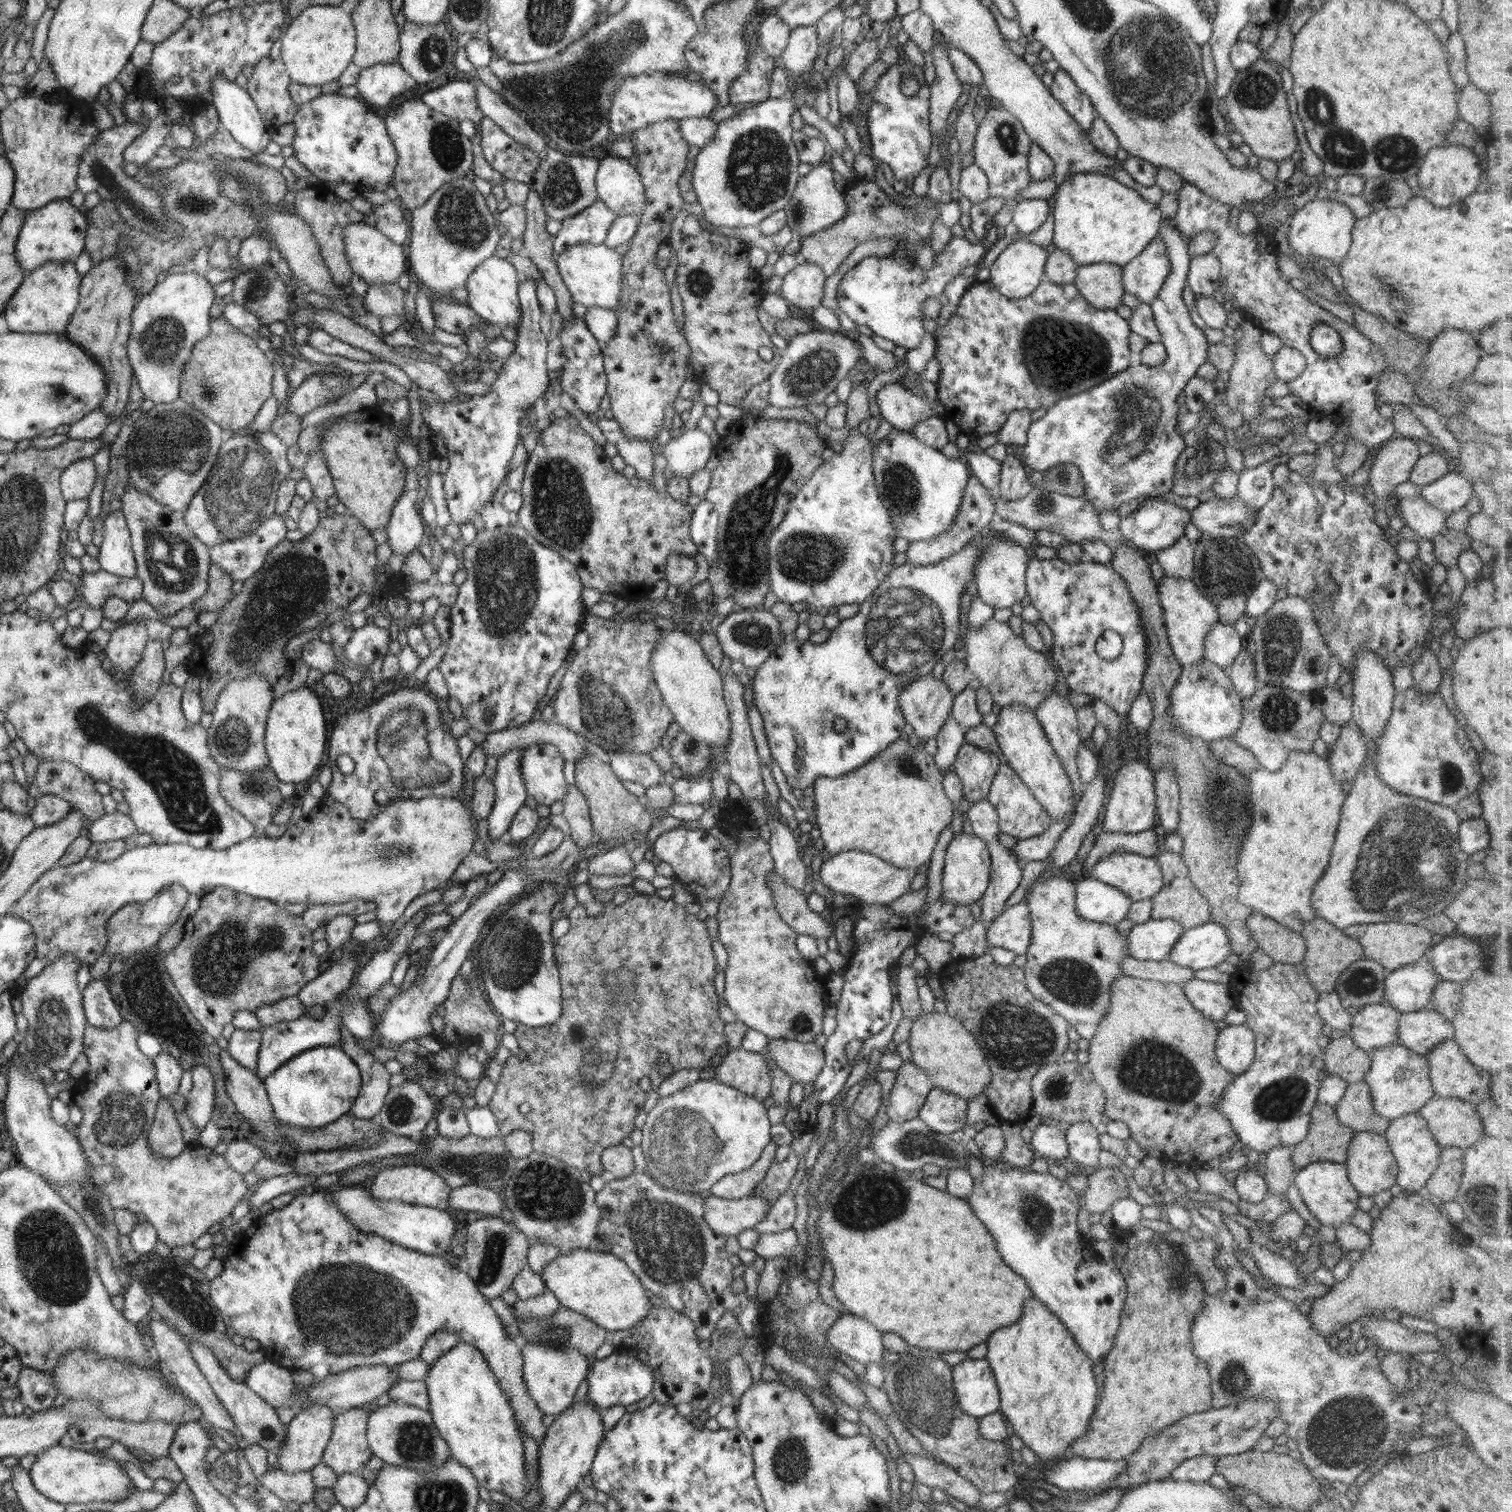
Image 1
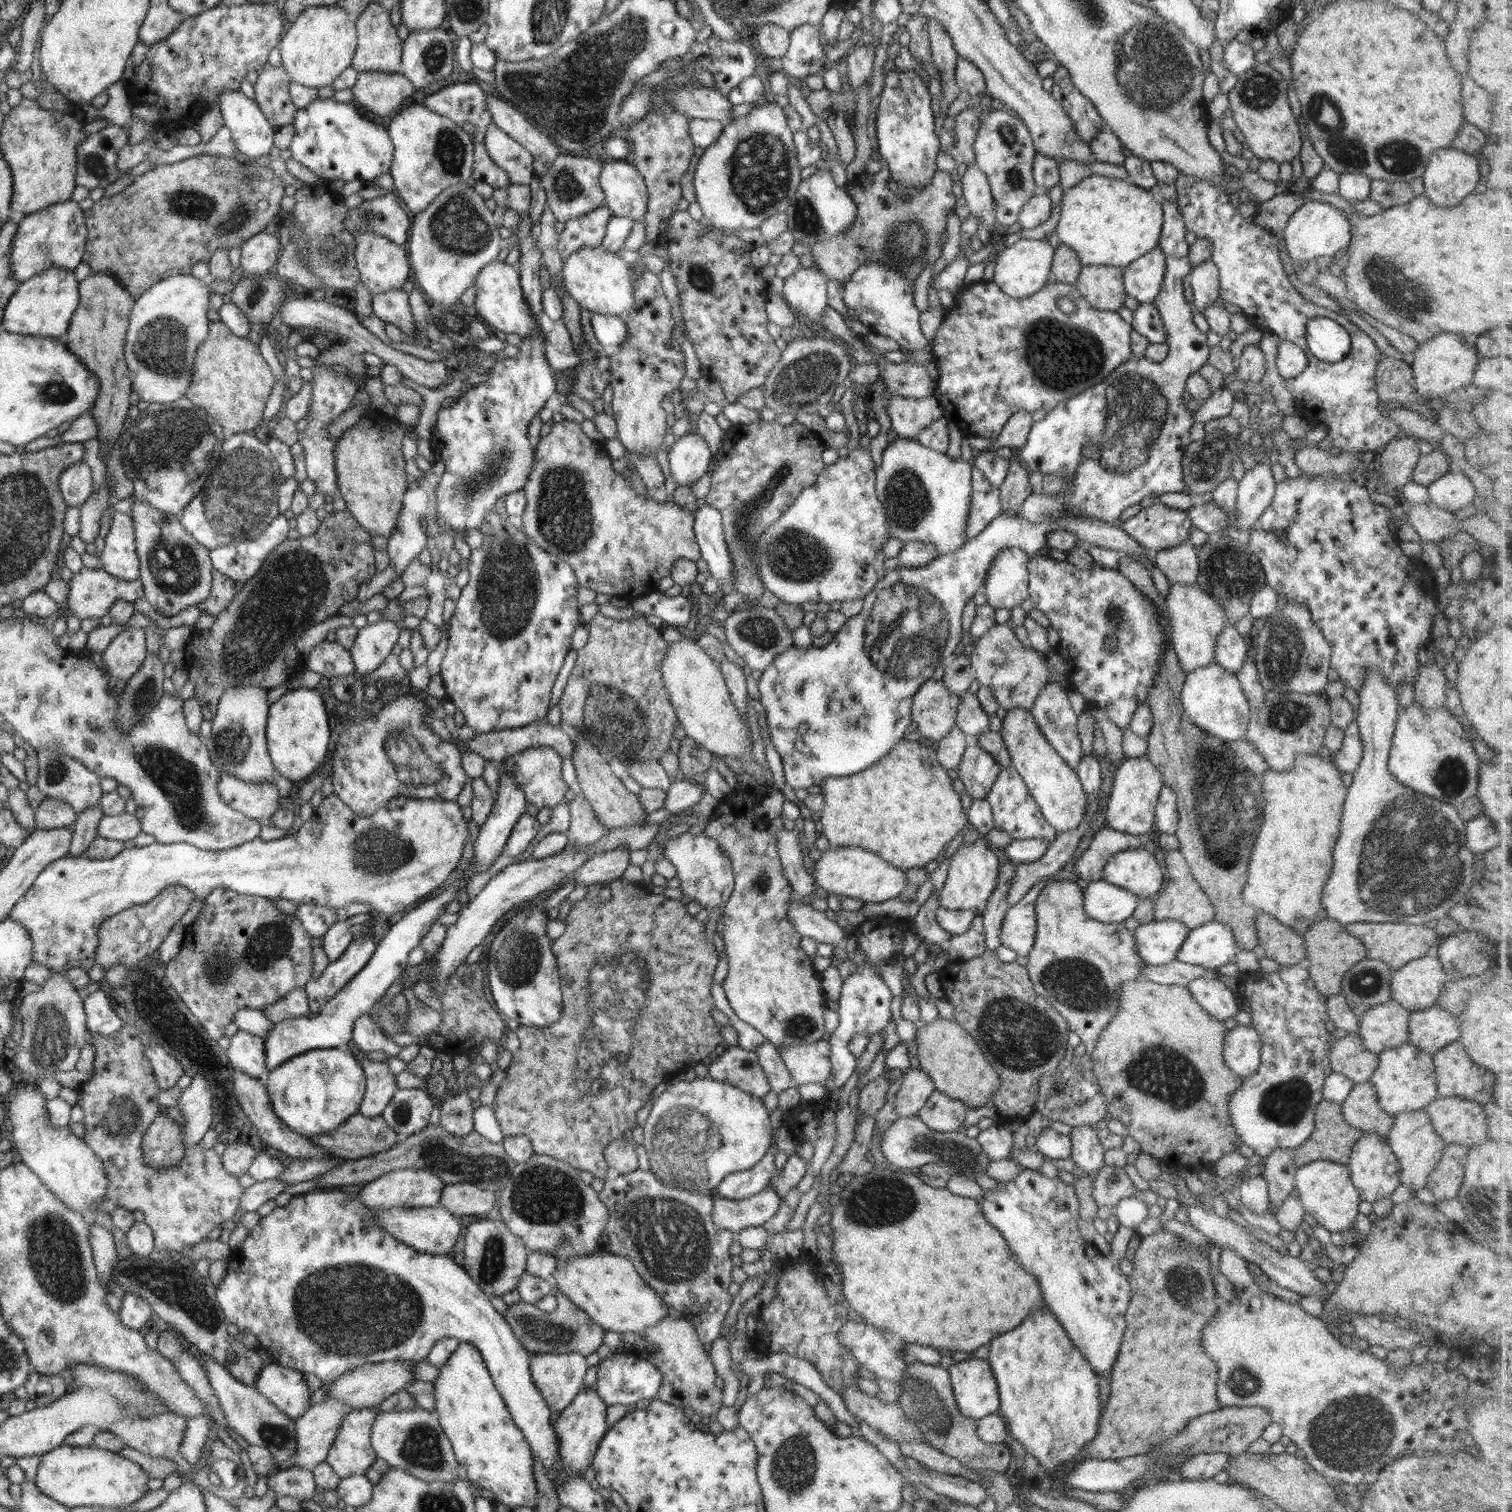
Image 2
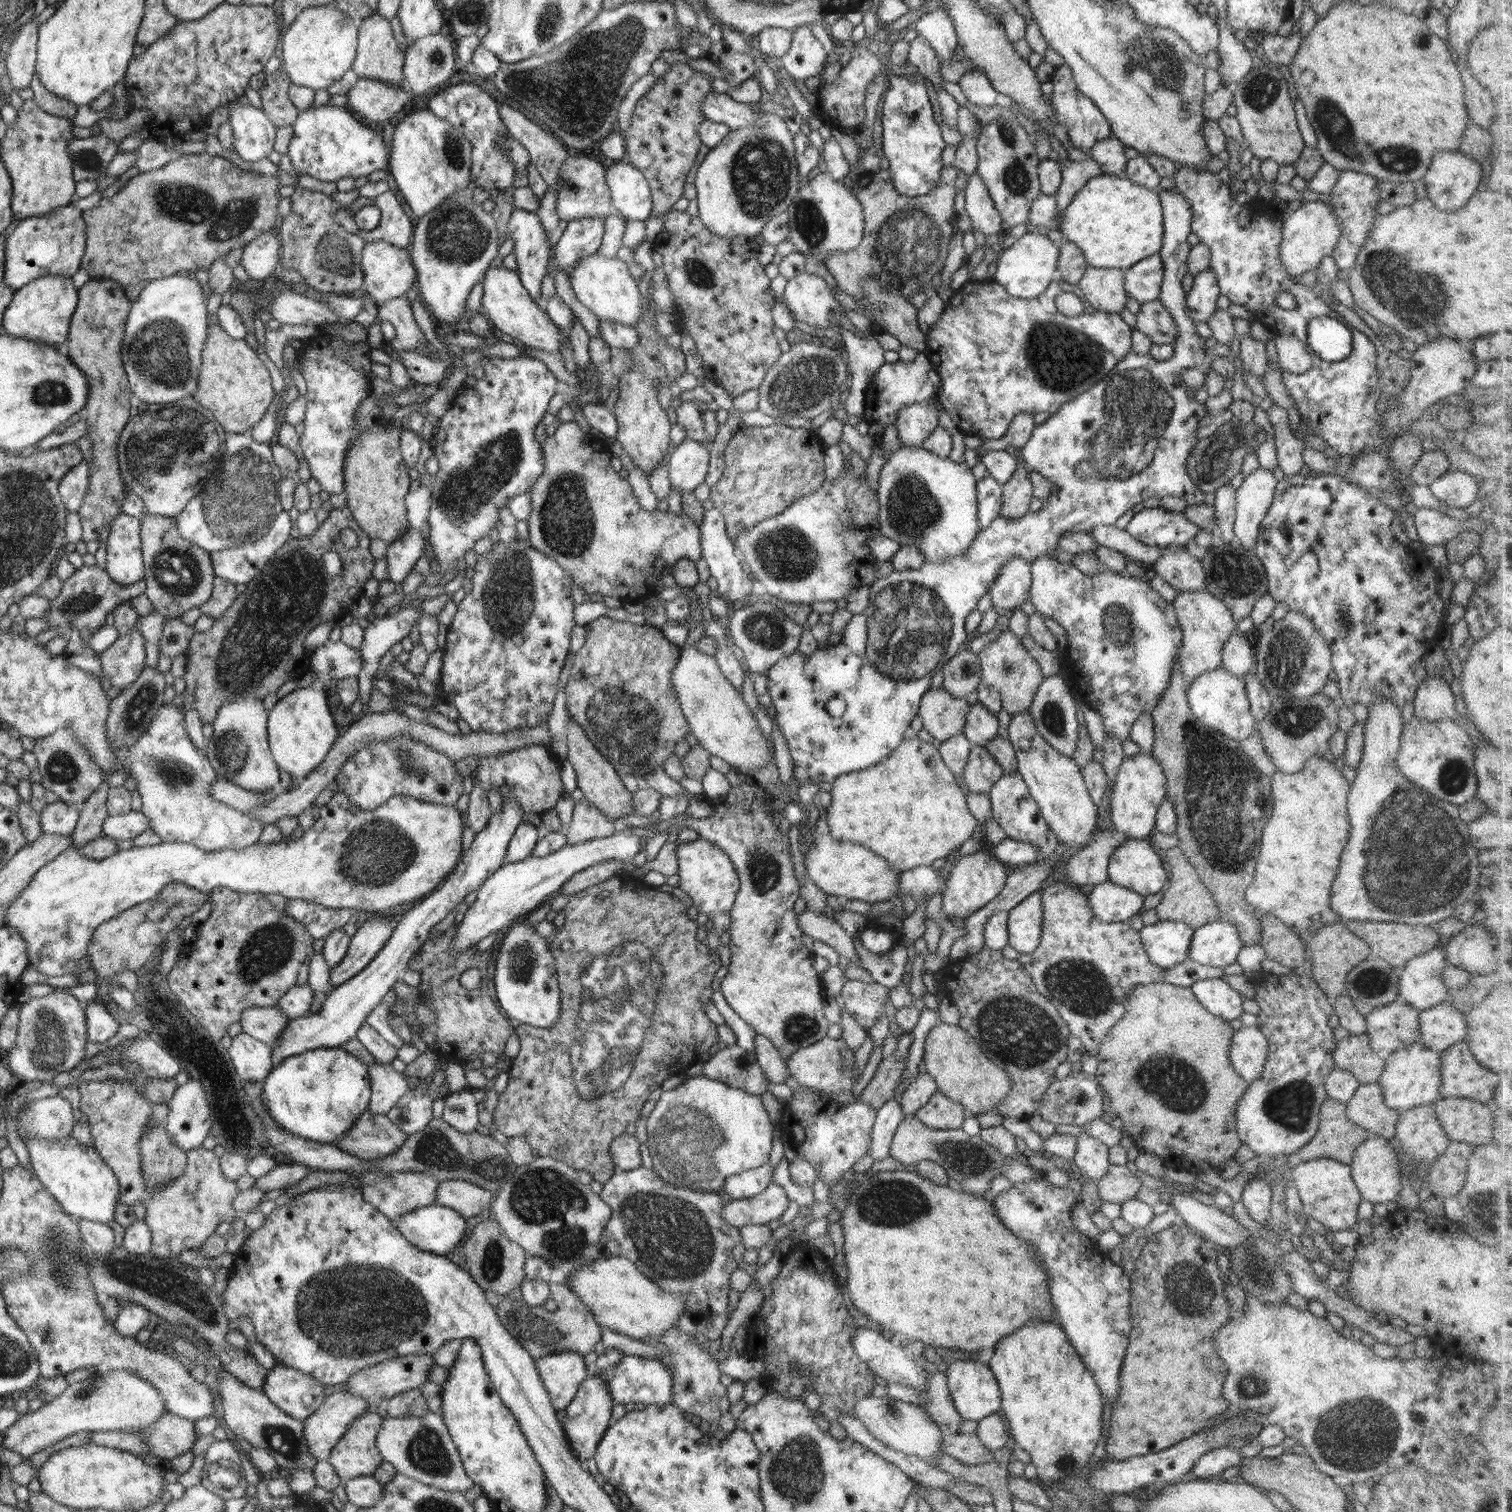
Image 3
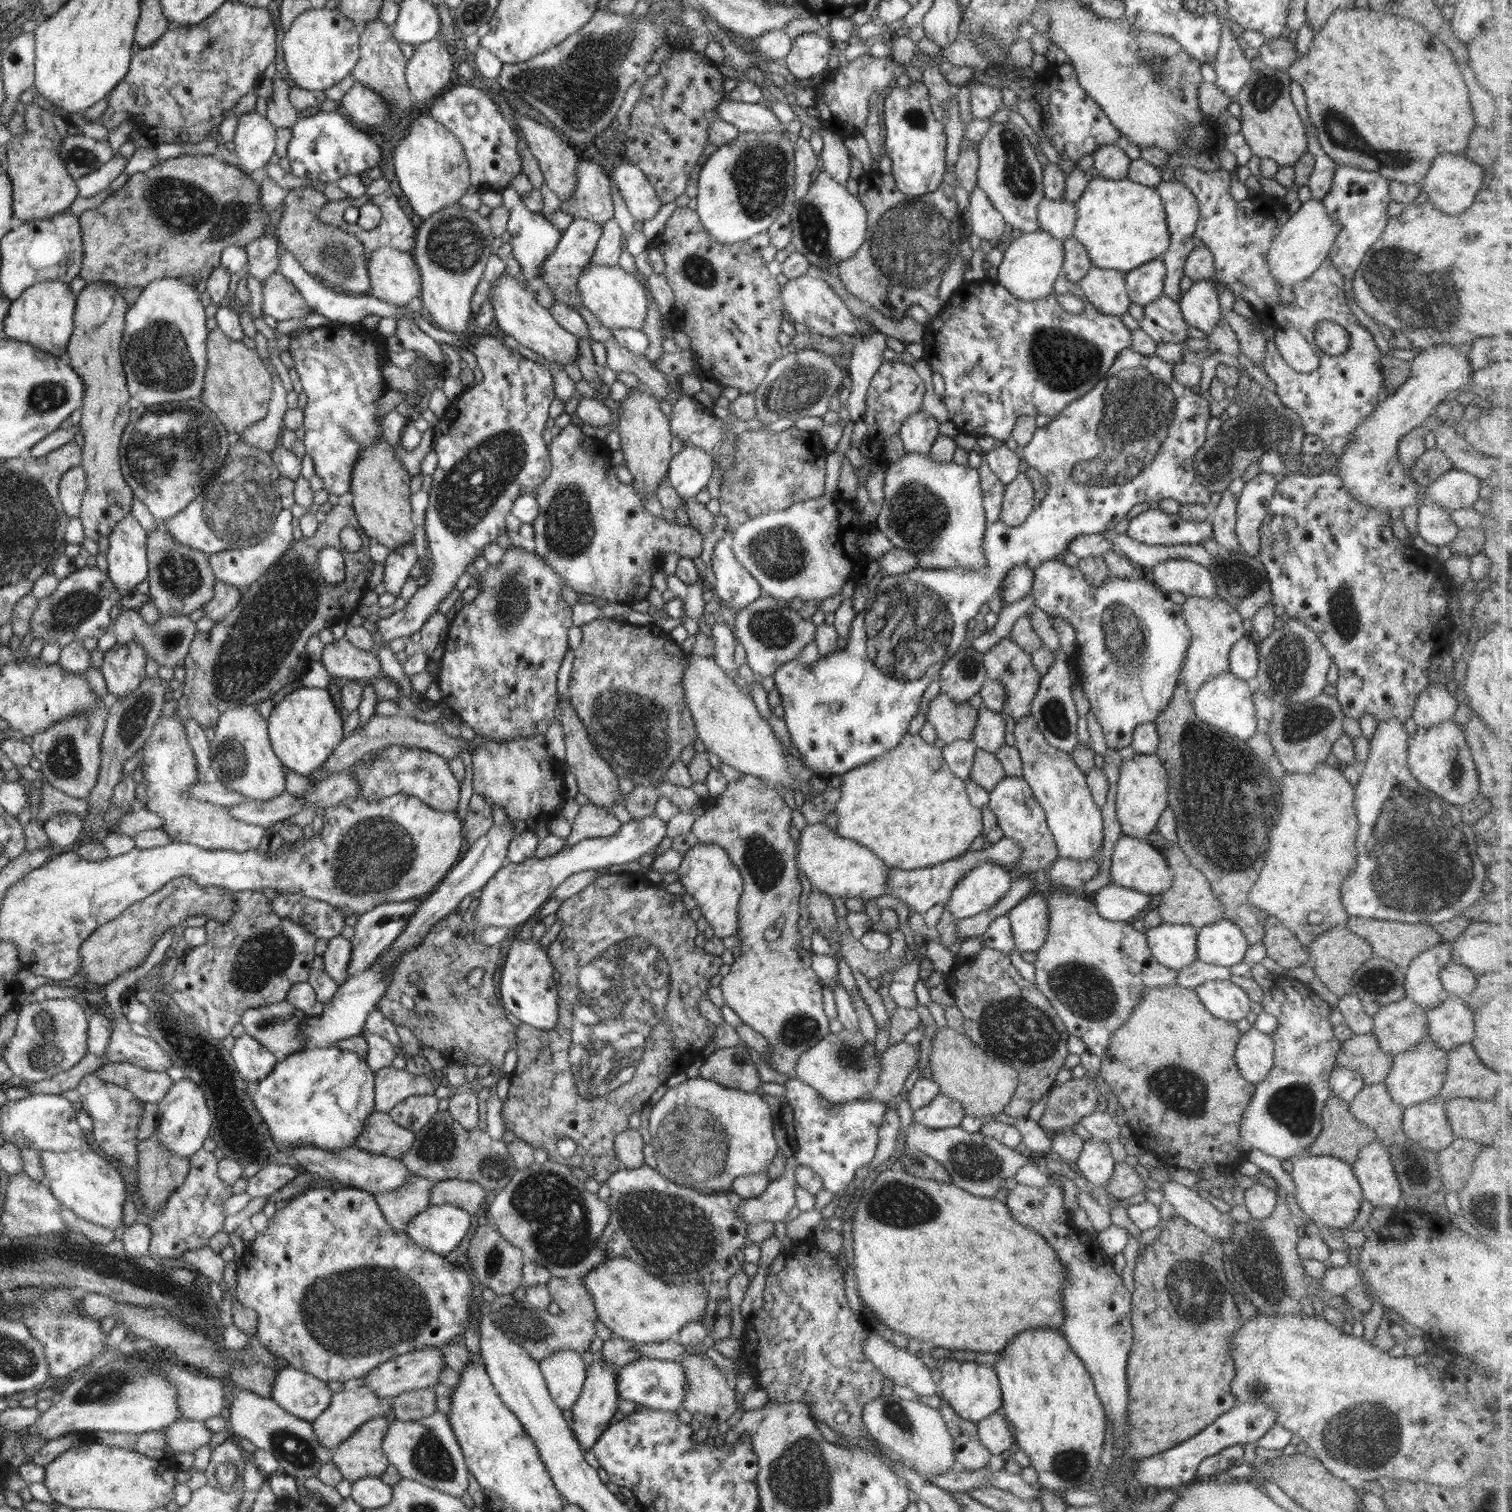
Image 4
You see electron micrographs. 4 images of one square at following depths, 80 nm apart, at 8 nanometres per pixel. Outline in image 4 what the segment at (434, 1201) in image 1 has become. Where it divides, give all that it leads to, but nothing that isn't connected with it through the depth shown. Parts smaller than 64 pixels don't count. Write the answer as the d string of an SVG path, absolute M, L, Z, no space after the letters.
M414 1175L398 1188L374 1195L386 1222L393 1229L407 1234L405 1226L409 1220L429 1205L431 1187L427 1178Z

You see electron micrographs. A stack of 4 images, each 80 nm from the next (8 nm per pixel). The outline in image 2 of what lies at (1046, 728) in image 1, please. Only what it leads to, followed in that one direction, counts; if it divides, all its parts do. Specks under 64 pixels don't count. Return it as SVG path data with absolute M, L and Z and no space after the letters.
M1049 682L1035 698L1035 703L1029 711L1052 748L1064 759L1064 762L1068 763L1068 767L1075 771L1083 755L1083 748L1077 729L1077 716L1070 706L1067 693L1068 689L1059 683Z

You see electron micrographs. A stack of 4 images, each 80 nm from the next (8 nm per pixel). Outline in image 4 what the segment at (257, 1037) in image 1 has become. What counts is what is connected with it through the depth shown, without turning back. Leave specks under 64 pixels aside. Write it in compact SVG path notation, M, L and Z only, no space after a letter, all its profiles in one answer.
M246 1033L236 1038L231 1055L238 1074L247 1082L266 1078L277 1063L272 1053Z

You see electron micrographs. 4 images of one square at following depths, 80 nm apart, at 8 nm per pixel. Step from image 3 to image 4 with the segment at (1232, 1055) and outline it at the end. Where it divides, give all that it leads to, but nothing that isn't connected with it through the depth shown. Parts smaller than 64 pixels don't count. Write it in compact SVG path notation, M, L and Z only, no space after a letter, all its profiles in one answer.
M1252 1027L1240 1036L1234 1058L1239 1073L1248 1082L1262 1082L1274 1064L1274 1042L1270 1034Z

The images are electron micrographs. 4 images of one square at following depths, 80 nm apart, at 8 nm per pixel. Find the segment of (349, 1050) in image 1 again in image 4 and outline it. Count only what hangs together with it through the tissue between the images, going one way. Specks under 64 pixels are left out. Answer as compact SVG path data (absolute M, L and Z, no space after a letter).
M391 1064L375 1072L375 1110L389 1113L402 1099L412 1095L434 1095L435 1088L428 1075L414 1075L405 1068L397 1069Z

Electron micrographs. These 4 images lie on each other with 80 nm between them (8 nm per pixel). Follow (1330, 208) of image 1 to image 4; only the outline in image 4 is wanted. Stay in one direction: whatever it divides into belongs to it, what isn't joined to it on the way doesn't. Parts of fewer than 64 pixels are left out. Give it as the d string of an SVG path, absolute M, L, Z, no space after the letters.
M1312 198L1303 202L1298 211L1292 214L1273 238L1267 258L1272 278L1282 287L1290 286L1290 288L1295 288L1300 282L1310 279L1326 260L1339 229L1328 216L1320 200Z

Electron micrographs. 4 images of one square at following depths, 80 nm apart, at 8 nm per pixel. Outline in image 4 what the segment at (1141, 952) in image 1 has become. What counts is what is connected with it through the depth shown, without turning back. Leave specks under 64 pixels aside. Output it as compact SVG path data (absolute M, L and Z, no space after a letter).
M1164 922L1145 931L1152 956L1177 971L1198 959L1197 934L1194 926Z

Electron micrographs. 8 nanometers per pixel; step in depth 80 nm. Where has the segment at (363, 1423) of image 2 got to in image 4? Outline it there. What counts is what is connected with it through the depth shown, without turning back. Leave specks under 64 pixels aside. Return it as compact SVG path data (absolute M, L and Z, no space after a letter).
M378 1416L360 1425L344 1442L332 1450L332 1462L337 1466L344 1480L353 1483L360 1478L379 1477L389 1465L382 1450L382 1441L387 1433L390 1418Z

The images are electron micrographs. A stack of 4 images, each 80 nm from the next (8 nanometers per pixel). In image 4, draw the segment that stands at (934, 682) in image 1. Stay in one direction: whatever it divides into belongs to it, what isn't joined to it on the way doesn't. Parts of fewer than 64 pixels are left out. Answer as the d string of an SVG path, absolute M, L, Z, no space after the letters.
M938 693L929 703L925 717L934 727L937 738L947 745L960 739L972 741L977 714L978 710L968 701L958 704L949 696Z

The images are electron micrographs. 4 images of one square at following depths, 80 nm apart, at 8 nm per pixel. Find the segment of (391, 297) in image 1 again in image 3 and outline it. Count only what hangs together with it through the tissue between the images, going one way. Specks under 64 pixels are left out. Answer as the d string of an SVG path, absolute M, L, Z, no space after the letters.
M405 296L384 301L382 304L377 303L377 306L379 322L390 322L396 329L396 337L389 341L392 350L396 350L396 352L417 351L423 352L424 354L433 352L430 350L430 340L432 342L434 342L434 340L426 338L426 335L420 331L420 327L418 327L418 324L415 322L411 304Z

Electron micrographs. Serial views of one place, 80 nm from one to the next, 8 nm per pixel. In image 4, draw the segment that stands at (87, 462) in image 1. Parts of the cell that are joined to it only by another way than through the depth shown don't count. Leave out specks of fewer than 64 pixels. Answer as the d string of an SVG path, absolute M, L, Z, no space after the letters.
M81 466L72 467L62 475L59 482L59 499L69 518L80 514L86 487L86 473Z

